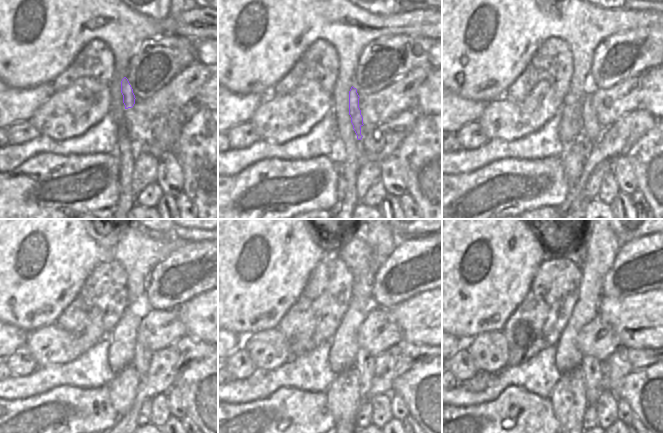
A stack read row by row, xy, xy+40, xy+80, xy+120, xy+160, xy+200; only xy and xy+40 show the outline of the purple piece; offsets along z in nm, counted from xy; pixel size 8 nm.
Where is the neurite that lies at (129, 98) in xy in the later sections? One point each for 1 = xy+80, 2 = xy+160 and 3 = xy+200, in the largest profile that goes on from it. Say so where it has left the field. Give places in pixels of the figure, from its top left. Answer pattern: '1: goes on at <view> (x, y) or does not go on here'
1: goes on at xy+80 (591, 128)
2: goes on at xy+160 (365, 363)
3: goes on at xy+200 (592, 368)

